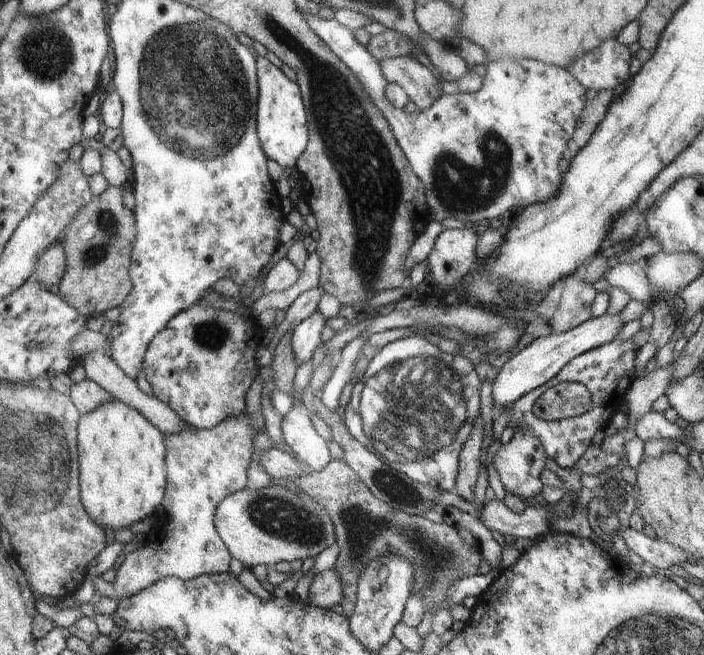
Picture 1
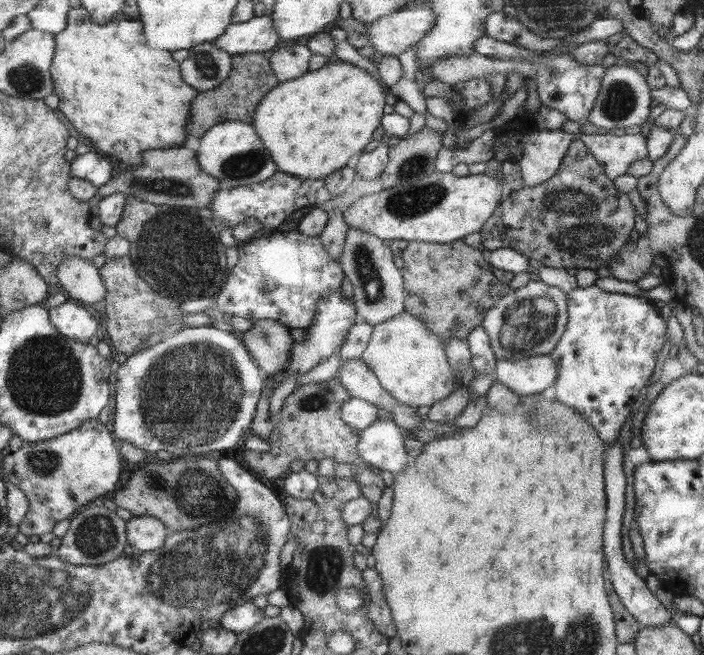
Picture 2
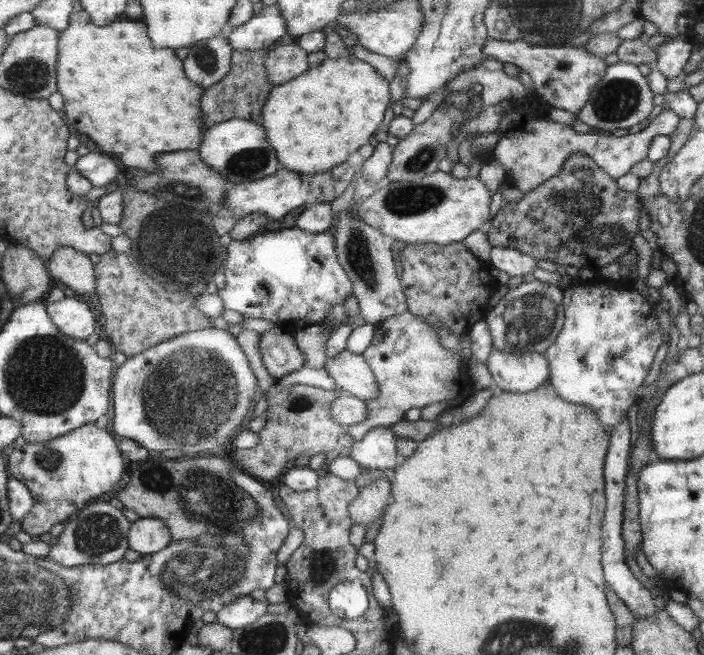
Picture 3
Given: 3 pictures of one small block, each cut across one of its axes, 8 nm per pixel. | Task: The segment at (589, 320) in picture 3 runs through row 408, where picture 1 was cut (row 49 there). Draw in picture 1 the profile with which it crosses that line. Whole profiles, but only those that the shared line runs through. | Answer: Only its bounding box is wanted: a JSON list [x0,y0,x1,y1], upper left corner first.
[567,40,631,90]

